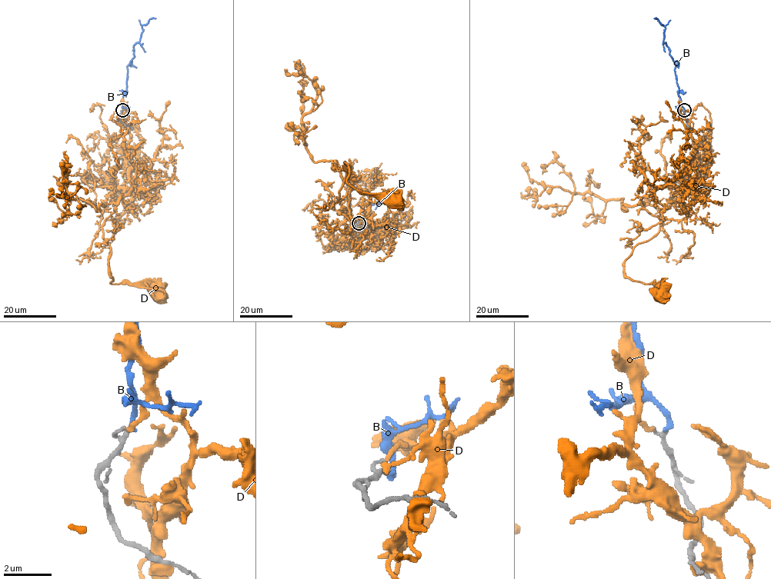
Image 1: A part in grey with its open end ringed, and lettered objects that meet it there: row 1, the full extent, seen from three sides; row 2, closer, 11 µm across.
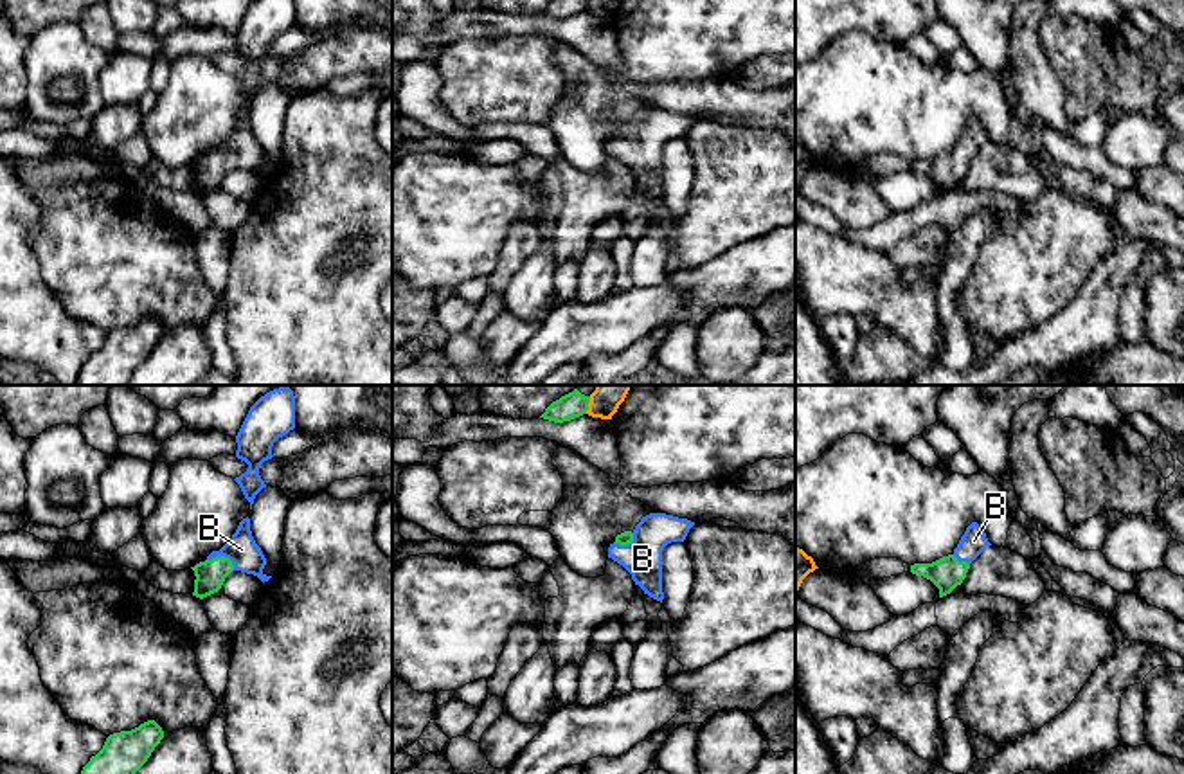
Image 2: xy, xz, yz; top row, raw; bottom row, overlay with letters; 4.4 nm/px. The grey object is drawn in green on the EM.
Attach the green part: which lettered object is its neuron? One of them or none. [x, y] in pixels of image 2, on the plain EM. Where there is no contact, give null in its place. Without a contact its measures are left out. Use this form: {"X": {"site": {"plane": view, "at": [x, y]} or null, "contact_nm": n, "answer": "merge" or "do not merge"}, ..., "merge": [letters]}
{"B": {"site": {"plane": "xy", "at": [224, 153]}, "contact_nm": 140, "answer": "merge"}, "D": {"site": {"plane": "xz", "at": [587, 6]}, "contact_nm": 50, "answer": "do not merge"}, "merge": ["B"]}

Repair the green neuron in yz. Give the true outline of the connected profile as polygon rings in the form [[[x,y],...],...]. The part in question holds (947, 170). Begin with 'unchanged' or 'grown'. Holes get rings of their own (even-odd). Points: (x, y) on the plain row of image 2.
grown | [[[972,119],[952,151],[932,160],[914,160],[910,169],[930,176],[939,185],[939,194],[943,194],[963,180],[970,160],[990,142],[984,126]]]

